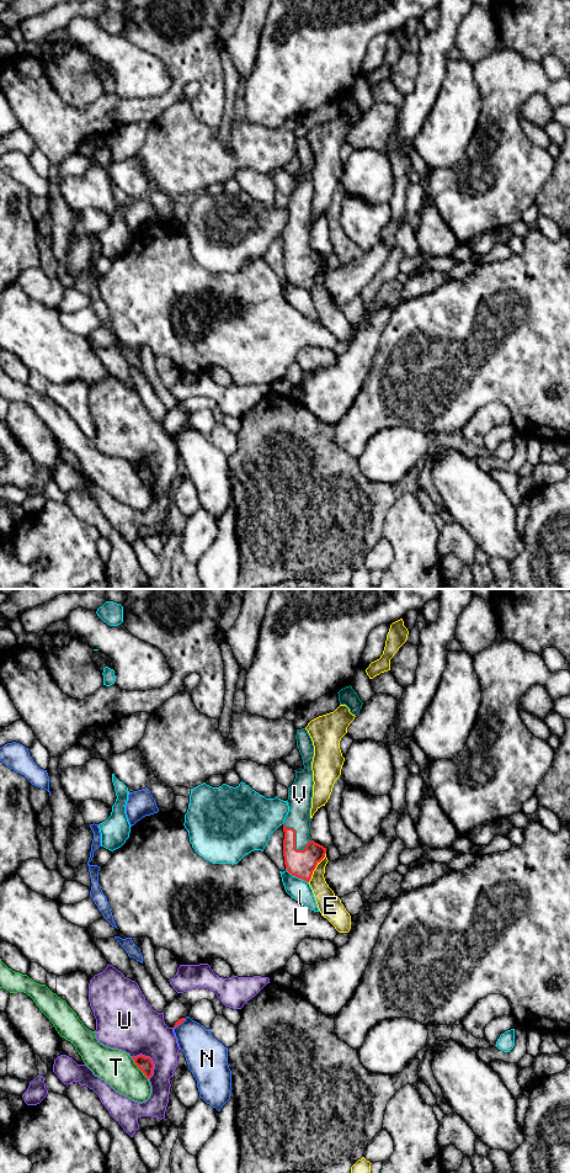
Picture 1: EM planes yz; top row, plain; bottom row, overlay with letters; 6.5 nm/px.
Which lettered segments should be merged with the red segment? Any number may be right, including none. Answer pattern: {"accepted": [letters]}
{"accepted": ["V"]}

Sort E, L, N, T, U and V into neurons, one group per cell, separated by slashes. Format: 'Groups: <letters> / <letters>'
Groups: E / L / N / T / U / V

